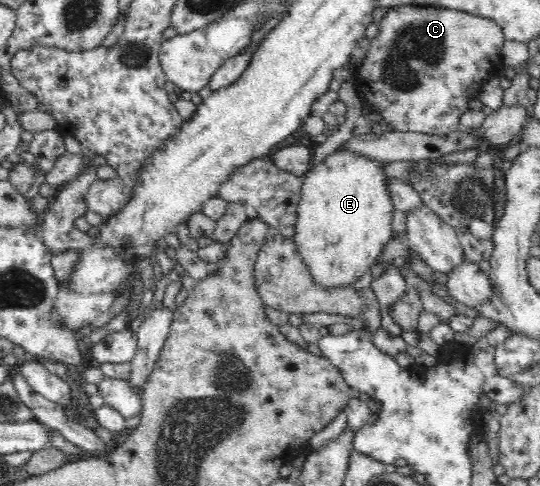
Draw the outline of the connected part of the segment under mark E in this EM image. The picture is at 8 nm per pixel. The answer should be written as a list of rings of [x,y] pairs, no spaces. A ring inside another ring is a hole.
[[[343,144],[319,164],[313,165],[303,177],[298,216],[294,225],[296,232],[292,238],[297,244],[299,255],[306,261],[319,285],[351,285],[365,271],[372,268],[375,257],[380,254],[383,245],[392,238],[391,220],[396,209],[388,190],[390,178],[385,175],[384,164],[385,161],[369,159],[351,151],[348,145]]]

